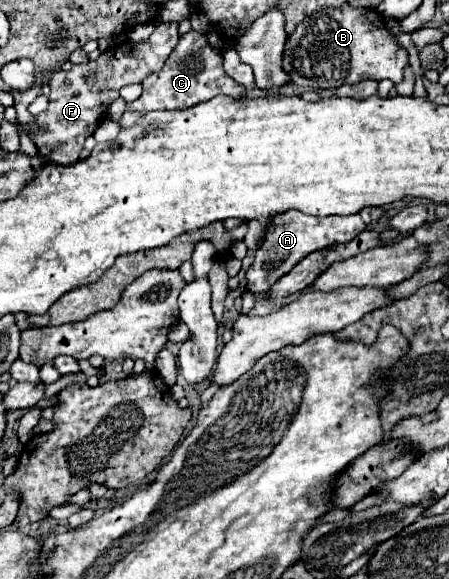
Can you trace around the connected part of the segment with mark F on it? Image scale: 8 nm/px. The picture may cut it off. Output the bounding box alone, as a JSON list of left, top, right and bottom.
[34,24,178,164]

